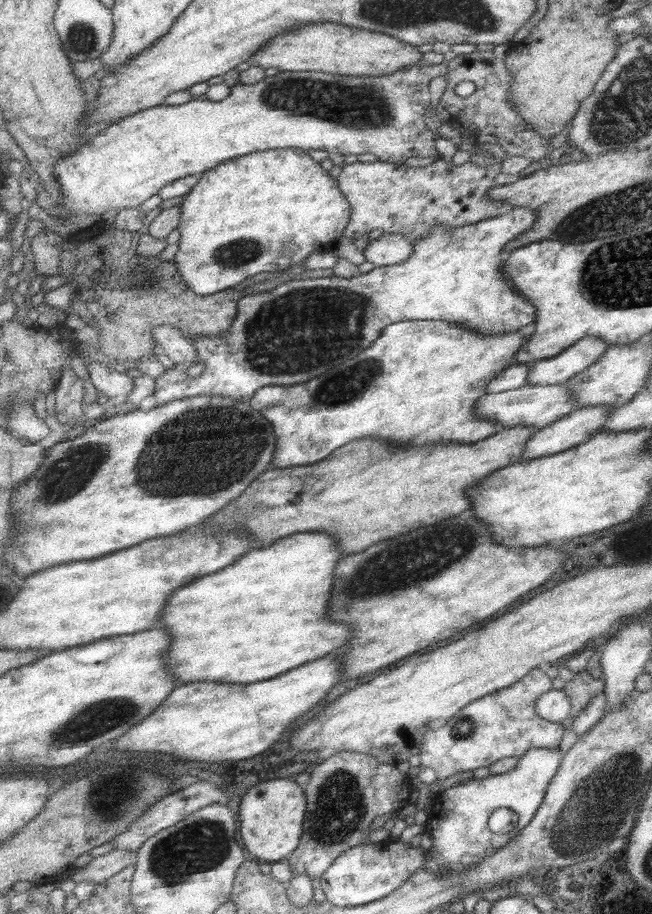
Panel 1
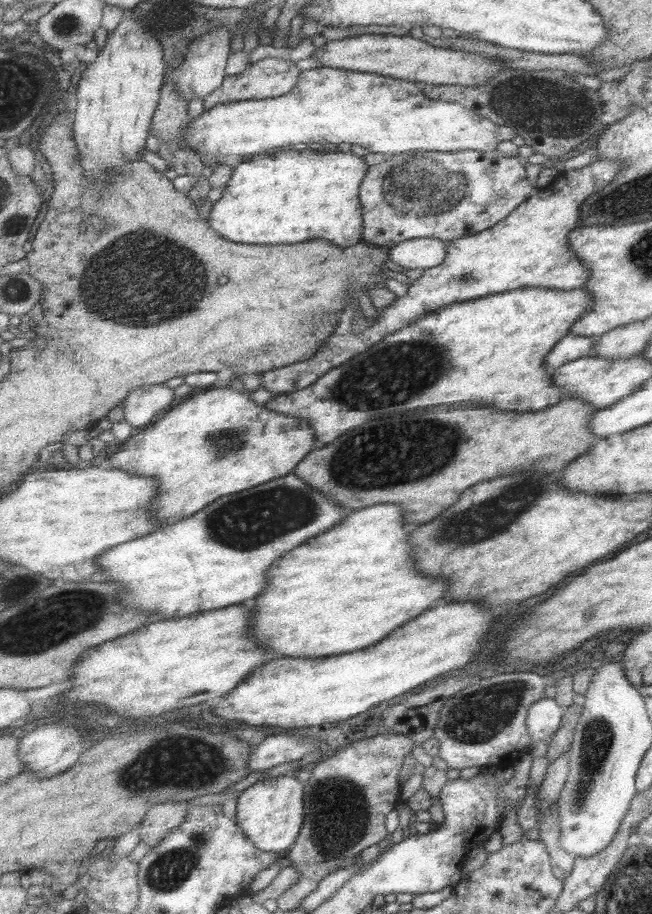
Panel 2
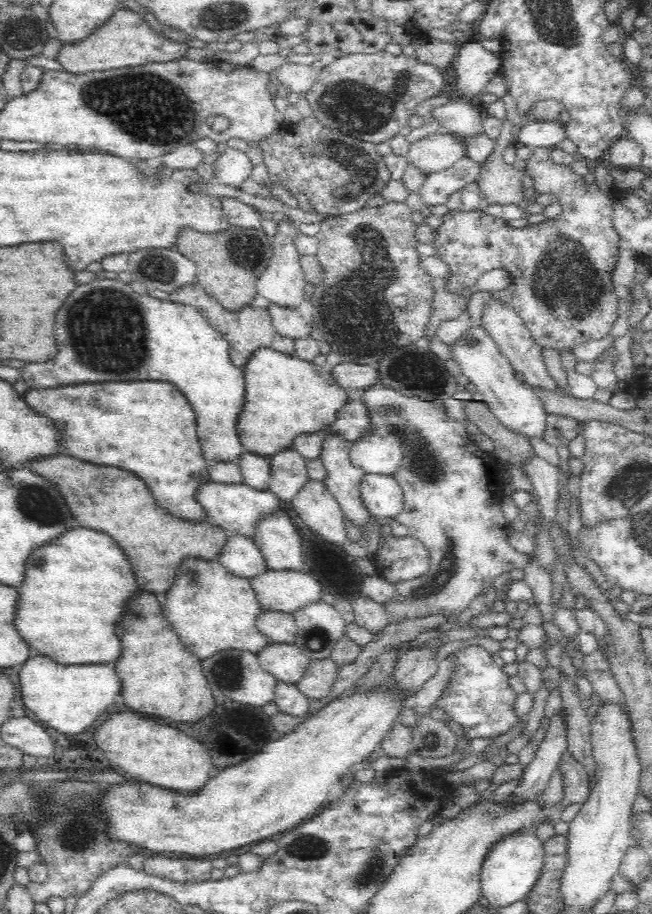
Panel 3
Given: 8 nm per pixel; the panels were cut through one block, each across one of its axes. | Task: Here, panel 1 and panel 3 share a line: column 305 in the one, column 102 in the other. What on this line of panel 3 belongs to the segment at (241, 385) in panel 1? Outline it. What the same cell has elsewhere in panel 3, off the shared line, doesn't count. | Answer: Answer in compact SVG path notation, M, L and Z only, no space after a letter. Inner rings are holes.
M94 280L90 283L79 284L66 300L66 304L58 310L56 322L54 322L54 330L56 330L56 340L58 340L58 352L56 358L43 363L27 363L21 372L21 378L29 386L30 389L47 389L67 387L70 385L101 383L101 382L120 382L135 380L157 380L166 381L174 384L174 386L182 392L190 401L196 415L196 424L198 431L198 440L201 444L203 457L205 460L215 460L217 463L237 463L241 459L241 454L246 450L240 442L237 435L237 422L240 419L242 409L245 408L245 373L243 369L232 364L229 343L225 340L223 334L210 326L205 316L193 306L178 304L172 301L163 301L161 299L143 294L143 291L135 285L120 282L120 280Z

